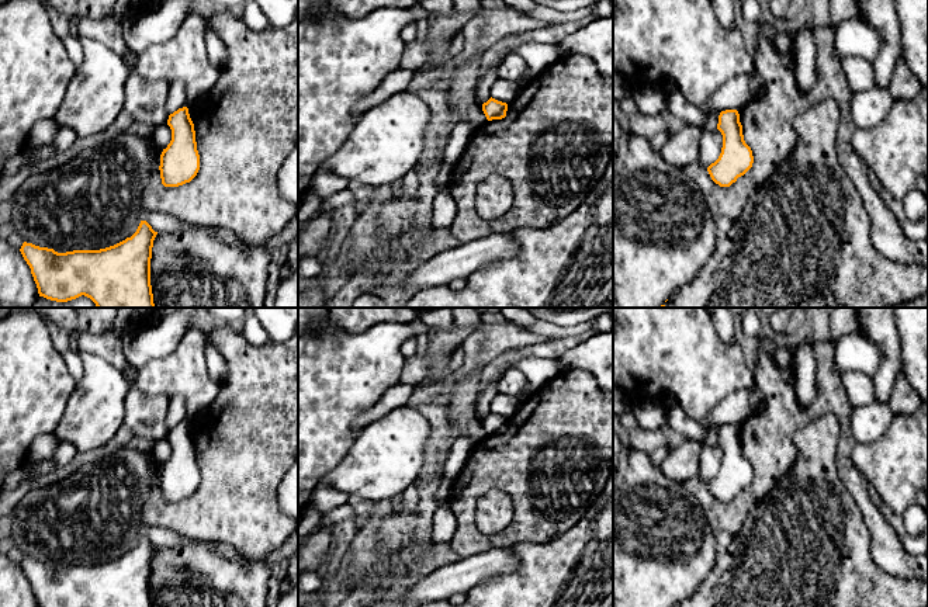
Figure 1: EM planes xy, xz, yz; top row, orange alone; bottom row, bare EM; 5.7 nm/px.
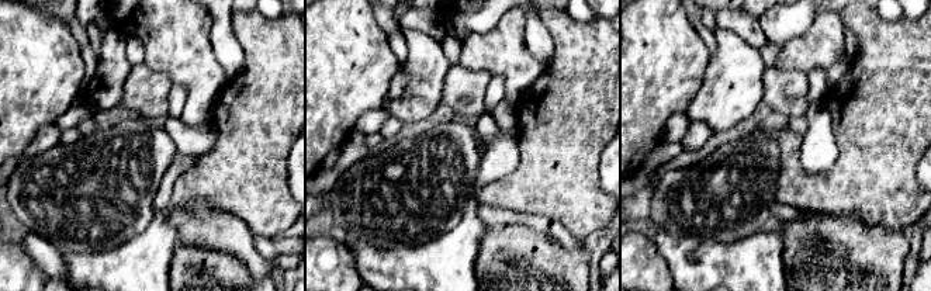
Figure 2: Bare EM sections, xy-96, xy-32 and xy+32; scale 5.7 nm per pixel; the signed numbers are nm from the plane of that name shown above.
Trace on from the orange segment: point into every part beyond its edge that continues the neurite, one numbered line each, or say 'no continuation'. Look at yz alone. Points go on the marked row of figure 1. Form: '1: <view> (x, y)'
no continuation

